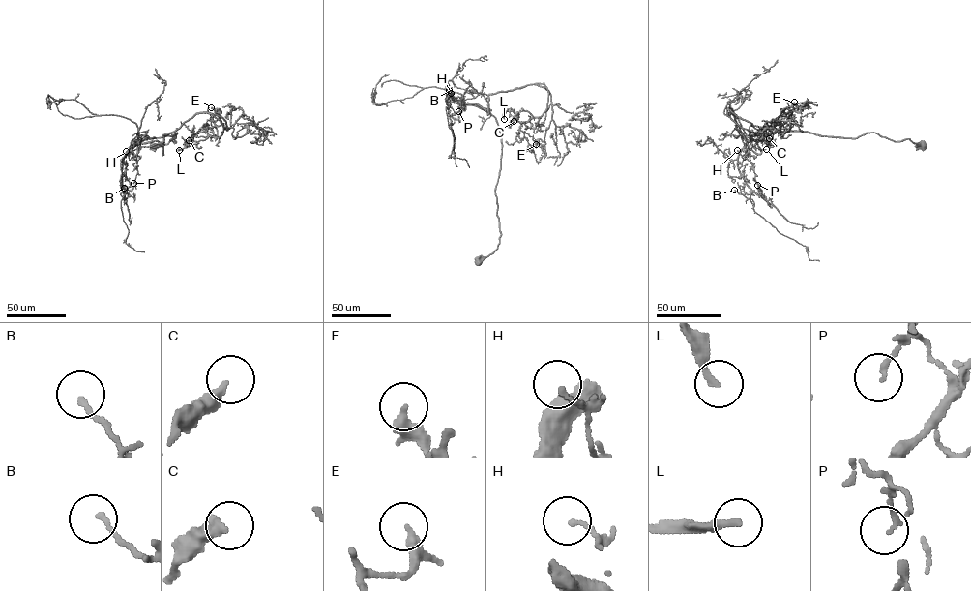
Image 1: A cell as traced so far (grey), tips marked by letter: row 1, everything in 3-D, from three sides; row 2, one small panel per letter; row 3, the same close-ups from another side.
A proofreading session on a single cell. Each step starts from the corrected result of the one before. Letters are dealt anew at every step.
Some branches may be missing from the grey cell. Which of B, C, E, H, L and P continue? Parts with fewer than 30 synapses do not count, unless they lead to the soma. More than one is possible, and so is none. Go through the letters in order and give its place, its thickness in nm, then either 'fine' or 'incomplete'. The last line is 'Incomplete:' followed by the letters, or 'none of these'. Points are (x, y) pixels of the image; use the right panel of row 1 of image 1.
B: at (734, 190); 150 nm thick; fine
C: at (769, 138); 320 nm thick; fine
E: at (794, 102); 320 nm thick; fine
H: at (737, 150); 120 nm thick; fine
L: at (766, 149); 260 nm thick; fine
P: at (757, 185); 140 nm thick; fine
Incomplete: none of these

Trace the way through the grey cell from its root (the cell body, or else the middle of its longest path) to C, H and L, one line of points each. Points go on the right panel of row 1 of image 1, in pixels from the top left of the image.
C: (921, 145), (873, 132), (784, 131), (751, 136), (756, 154), (727, 109), (764, 133), (757, 139), (769, 138)
H: (921, 145), (873, 132), (840, 137), (784, 131), (751, 136), (750, 155), (744, 160), (737, 150)
L: (921, 145), (784, 131), (751, 136), (756, 154), (728, 108), (764, 133), (754, 145), (766, 149)

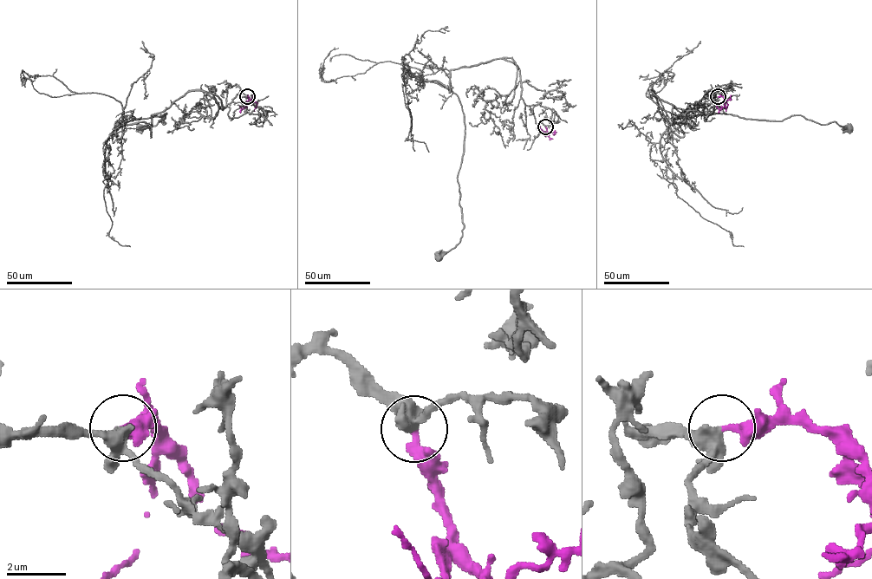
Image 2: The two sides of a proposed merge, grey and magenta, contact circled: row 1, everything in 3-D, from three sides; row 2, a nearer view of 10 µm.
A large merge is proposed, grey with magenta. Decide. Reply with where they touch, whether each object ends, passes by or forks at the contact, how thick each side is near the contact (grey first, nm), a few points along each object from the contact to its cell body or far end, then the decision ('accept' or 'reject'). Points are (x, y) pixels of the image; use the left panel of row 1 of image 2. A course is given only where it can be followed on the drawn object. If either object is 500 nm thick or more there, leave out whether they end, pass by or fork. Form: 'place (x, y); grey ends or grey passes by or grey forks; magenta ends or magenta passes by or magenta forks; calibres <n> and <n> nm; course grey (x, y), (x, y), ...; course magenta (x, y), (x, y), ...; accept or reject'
place (247, 96); grey forks; magenta ends; calibres 360 and 320 nm; course grey (247, 96), (223, 109), (186, 92), (152, 115), (151, 137), (126, 123), (166, 113), (139, 128); course magenta (247, 96), (246, 107), (241, 109), (239, 106); accept

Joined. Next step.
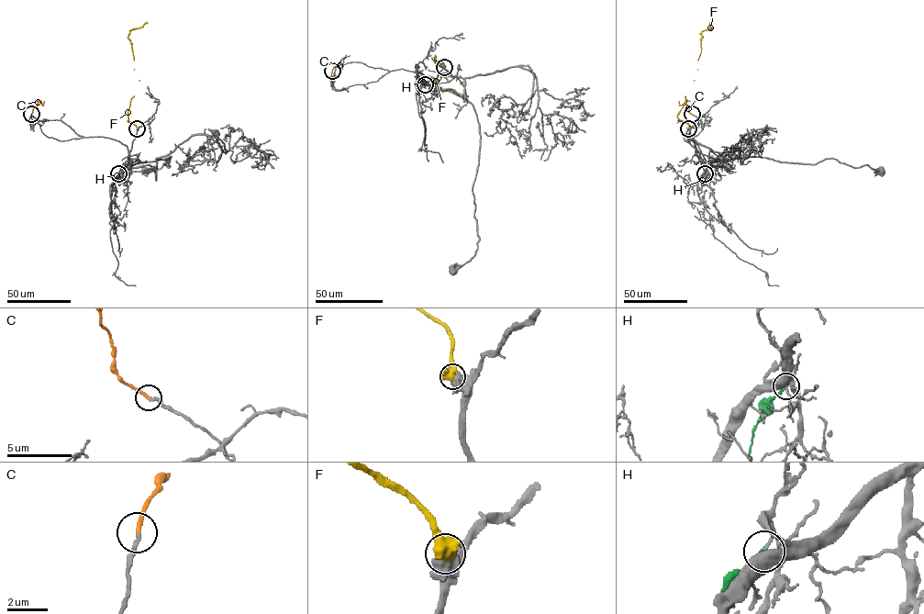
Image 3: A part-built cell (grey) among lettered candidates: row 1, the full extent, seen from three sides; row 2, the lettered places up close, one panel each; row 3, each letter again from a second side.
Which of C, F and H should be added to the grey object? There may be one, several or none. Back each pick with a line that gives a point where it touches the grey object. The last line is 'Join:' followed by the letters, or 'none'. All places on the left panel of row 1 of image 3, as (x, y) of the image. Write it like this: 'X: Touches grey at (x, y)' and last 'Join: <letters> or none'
C: Touches grey at (31, 114)
Join: C

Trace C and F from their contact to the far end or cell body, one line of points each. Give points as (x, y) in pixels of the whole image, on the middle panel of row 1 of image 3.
C: (332, 71), (341, 64), (346, 57)
F: (444, 67), (435, 62), (435, 55), (447, 73), (435, 82), (441, 91), (454, 90)

